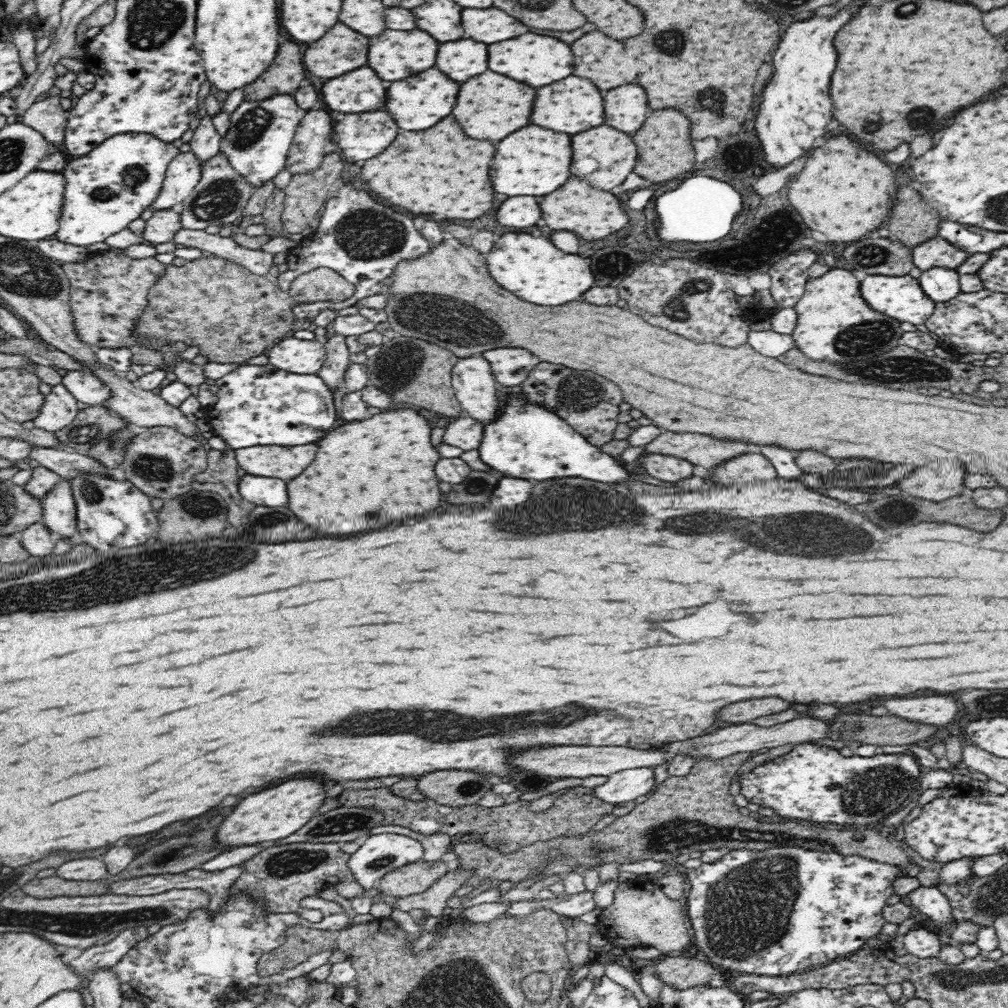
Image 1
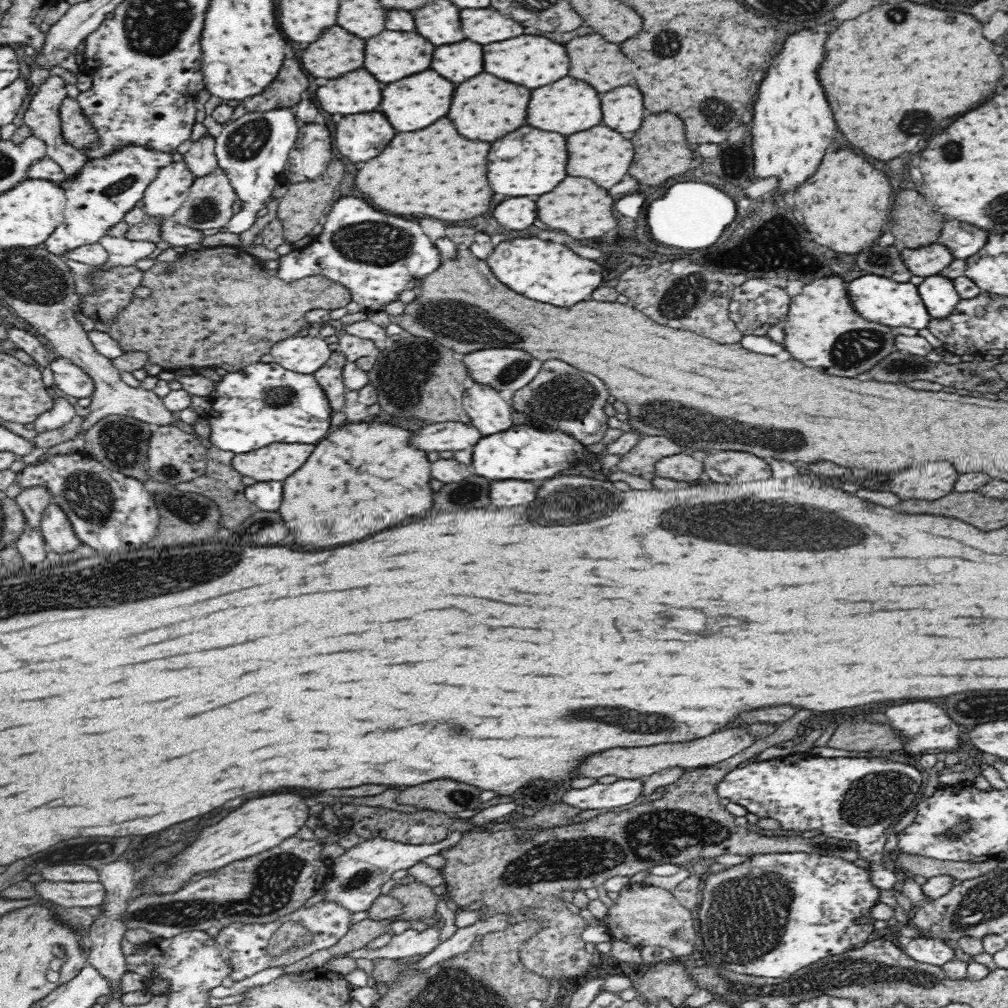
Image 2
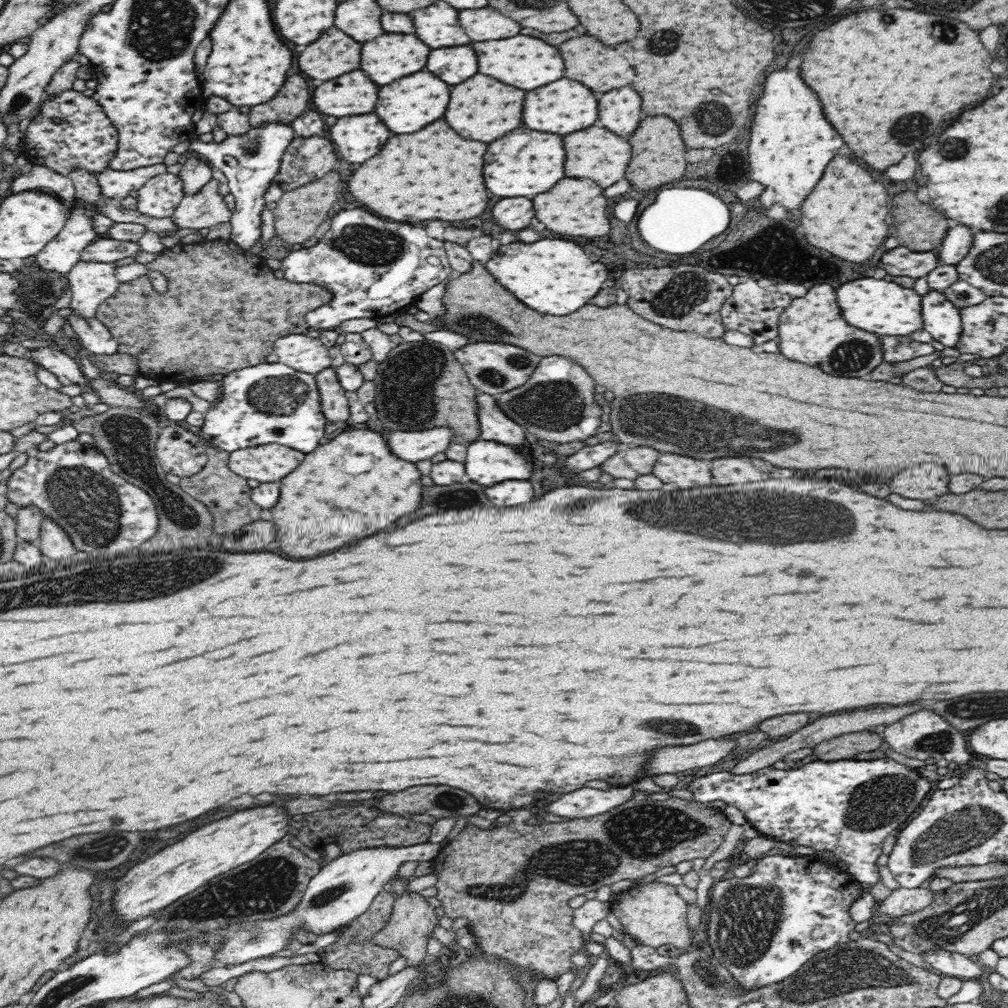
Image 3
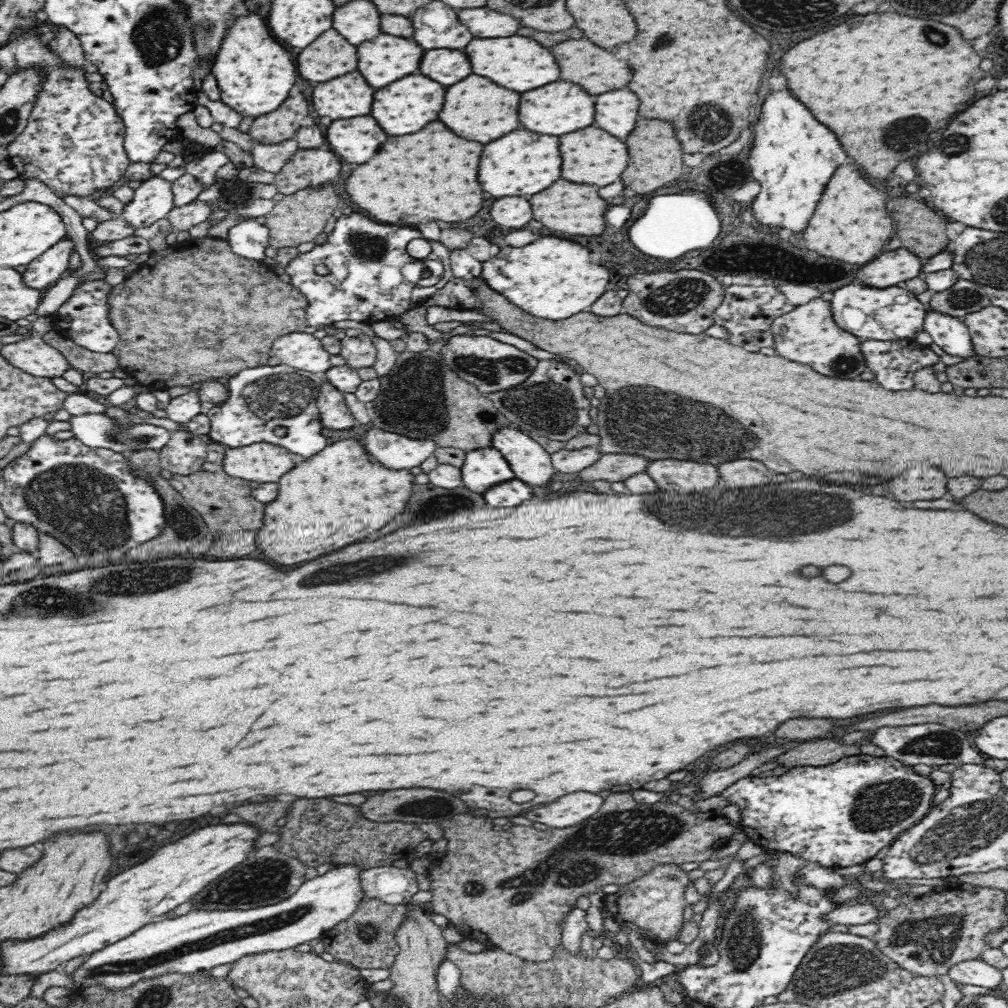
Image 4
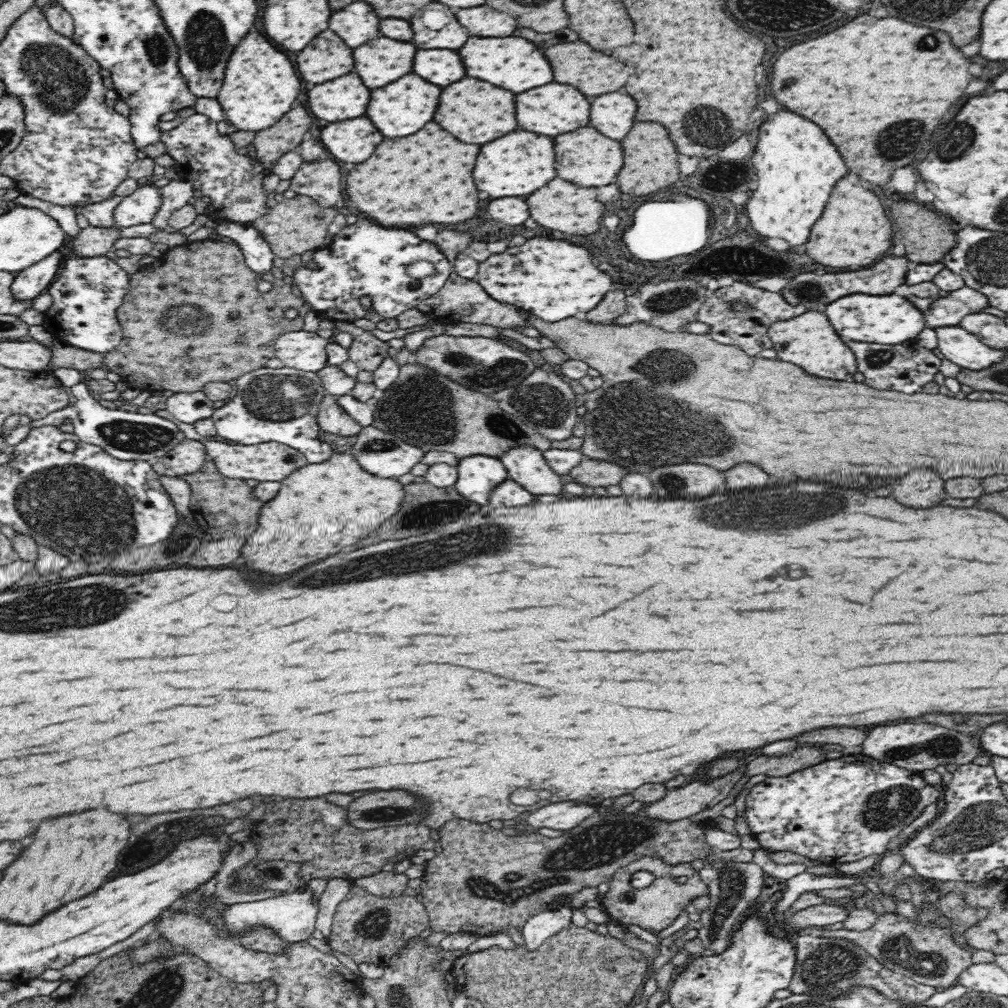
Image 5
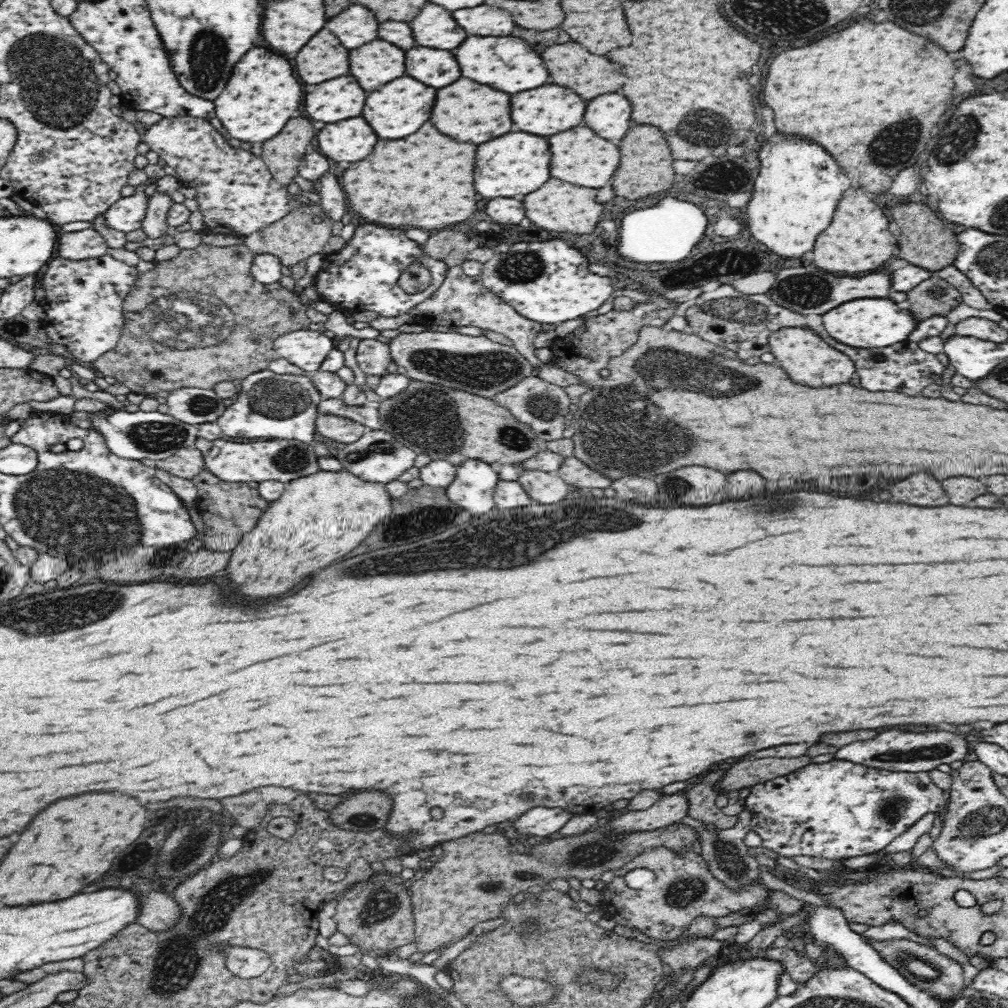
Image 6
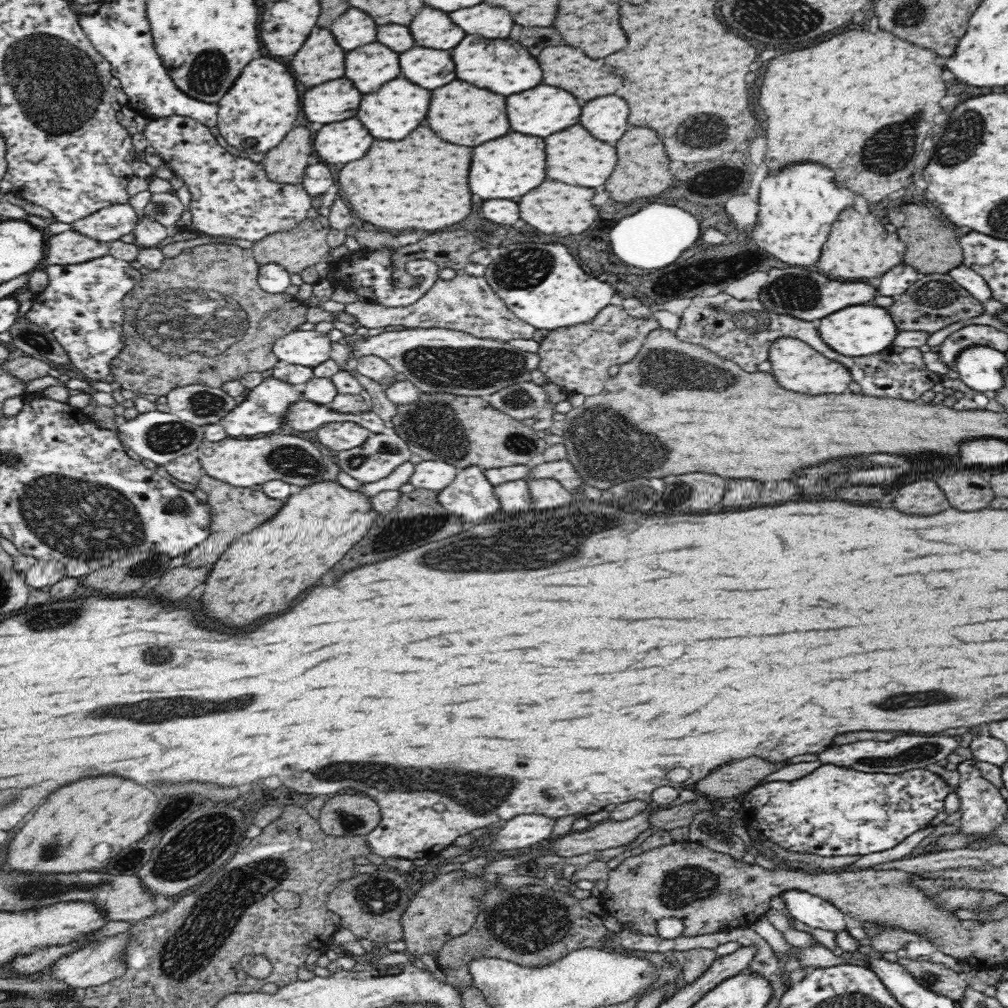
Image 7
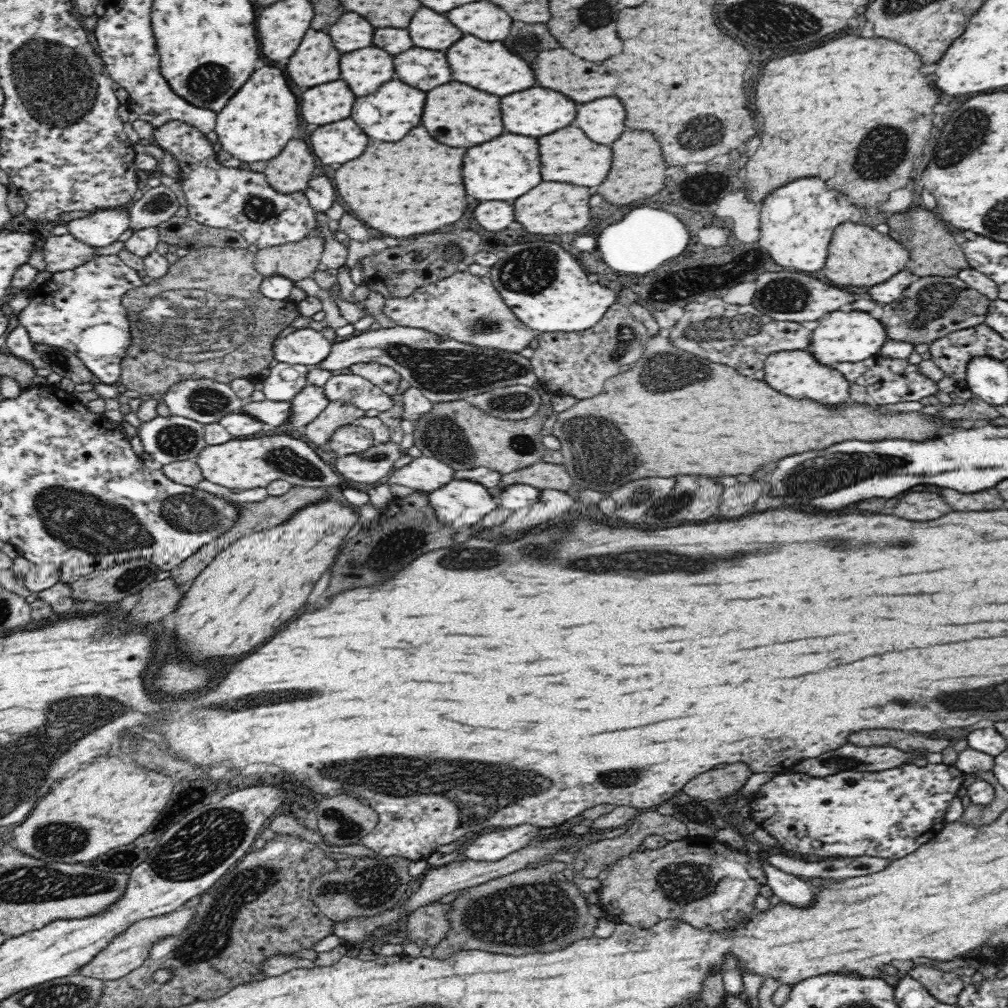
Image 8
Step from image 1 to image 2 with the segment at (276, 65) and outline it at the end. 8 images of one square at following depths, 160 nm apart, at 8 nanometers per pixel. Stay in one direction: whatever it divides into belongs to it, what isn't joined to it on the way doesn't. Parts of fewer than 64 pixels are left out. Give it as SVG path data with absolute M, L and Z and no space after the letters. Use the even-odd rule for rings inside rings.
M296 58L284 60L280 76L270 82L260 94L254 94L242 101L248 112L266 112L280 106L293 107L302 98L302 92L308 88L308 76L302 72L302 66ZM282 74L284 80L280 78Z

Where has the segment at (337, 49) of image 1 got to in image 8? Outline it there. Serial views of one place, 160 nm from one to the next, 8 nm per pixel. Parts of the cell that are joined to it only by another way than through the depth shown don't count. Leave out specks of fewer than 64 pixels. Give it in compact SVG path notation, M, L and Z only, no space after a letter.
M310 28L286 64L286 70L298 86L312 88L332 82L340 78L340 52L328 34Z

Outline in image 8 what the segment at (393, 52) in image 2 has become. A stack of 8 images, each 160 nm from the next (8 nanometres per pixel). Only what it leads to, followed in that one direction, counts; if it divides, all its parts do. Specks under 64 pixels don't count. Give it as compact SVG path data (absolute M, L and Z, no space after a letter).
M376 46L344 54L340 68L342 80L348 82L356 96L374 94L384 82L394 78L394 58Z

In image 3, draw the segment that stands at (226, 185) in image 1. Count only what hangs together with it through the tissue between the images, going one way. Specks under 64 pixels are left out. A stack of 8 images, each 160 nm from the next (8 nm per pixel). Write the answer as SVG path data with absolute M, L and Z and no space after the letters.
M212 178L196 194L185 194L176 212L171 217L183 231L212 228L216 224L229 222L232 211L219 192L220 182Z

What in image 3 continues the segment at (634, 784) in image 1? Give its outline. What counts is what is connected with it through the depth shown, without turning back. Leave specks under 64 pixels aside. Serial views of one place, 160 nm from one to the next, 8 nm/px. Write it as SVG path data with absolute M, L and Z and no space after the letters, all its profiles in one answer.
M614 786L610 790L580 788L576 792L560 796L560 800L552 802L546 810L550 814L562 816L562 818L578 819L604 814L606 811L634 799L635 792L632 786Z

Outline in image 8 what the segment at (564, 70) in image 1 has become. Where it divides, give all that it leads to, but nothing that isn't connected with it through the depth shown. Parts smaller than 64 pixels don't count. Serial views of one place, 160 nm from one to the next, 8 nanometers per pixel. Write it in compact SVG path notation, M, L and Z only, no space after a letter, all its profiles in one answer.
M464 36L450 50L446 50L446 56L452 68L452 78L458 82L470 84L478 90L484 90L496 96L506 96L506 94L514 94L518 90L522 92L526 88L536 86L534 70L528 66L528 62L512 54L502 42L482 42L480 38Z

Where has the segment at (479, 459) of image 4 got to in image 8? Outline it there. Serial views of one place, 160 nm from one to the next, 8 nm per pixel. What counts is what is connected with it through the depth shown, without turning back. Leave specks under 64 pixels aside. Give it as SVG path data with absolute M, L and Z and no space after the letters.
M454 478L428 495L437 519L455 531L480 524L499 505L488 488L469 478Z

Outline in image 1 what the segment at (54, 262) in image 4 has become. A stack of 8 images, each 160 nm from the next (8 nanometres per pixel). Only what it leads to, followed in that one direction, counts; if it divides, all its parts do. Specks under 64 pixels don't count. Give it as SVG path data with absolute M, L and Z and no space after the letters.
M122 133L106 138L84 156L71 157L61 171L65 176L66 186L56 239L66 244L88 247L128 228L144 211L152 209L154 202L158 200L168 165L177 154L180 154L180 149L174 143L164 142L153 134Z

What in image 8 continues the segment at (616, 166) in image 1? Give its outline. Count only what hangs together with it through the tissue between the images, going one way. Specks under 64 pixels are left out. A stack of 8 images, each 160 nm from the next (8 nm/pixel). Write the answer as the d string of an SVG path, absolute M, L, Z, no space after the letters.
M566 126L556 134L548 134L538 138L540 142L540 160L542 160L542 178L546 182L568 182L578 186L600 186L610 172L612 150L608 146L600 146L592 142L580 128Z

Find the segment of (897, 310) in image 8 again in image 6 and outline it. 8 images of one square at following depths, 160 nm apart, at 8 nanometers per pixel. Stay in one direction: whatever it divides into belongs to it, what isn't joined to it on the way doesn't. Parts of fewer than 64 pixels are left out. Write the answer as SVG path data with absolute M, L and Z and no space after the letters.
M937 274L908 292L908 308L918 322L934 314L948 315L962 301L960 291Z

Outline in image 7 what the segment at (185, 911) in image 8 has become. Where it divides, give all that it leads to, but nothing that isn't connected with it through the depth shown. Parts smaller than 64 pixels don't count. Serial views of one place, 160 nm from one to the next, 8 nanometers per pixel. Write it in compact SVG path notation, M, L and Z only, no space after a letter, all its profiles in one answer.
M124 933L105 938L98 944L58 959L53 966L50 966L50 972L47 973L47 976L50 979L58 979L58 981L62 981L72 988L83 989L106 984L112 978L122 976L124 974L124 961L122 961L120 954L122 954L124 944L130 940L130 937L126 937L128 935Z

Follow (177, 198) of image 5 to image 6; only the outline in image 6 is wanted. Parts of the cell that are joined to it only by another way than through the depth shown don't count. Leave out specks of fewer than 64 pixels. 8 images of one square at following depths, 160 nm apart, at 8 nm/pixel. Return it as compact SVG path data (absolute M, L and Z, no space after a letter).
M156 191L150 197L148 212L146 212L141 224L141 228L148 235L148 239L156 239L166 235L169 226L167 215L174 204L176 203L172 201L170 194L160 193L160 191Z

